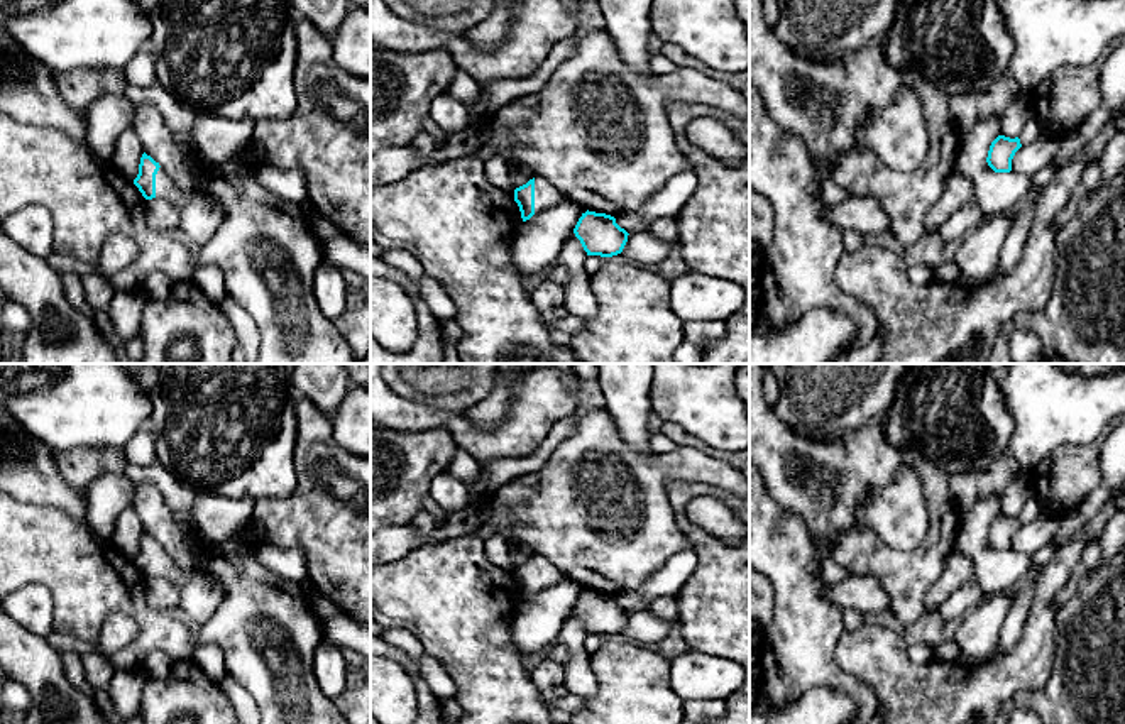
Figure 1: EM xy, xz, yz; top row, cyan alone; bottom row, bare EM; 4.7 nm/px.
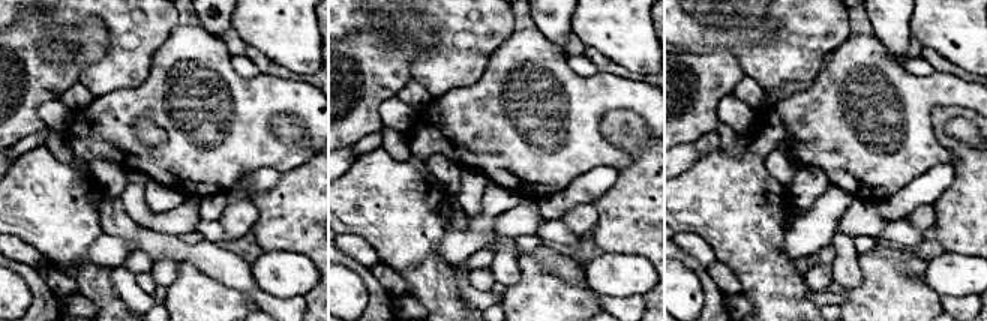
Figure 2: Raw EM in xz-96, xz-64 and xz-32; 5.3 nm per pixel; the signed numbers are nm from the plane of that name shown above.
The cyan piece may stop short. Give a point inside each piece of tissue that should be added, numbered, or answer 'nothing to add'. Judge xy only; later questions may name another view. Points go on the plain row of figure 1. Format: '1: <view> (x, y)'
1: xy (166, 569)

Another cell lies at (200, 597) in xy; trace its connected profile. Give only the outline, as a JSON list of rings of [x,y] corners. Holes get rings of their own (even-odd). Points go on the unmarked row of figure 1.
[[[193,572],[181,589],[179,614],[193,626],[206,624],[222,602],[220,582],[205,572]]]

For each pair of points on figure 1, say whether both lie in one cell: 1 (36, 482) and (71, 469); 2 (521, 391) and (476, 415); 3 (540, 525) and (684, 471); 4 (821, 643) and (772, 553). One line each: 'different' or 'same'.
1: different
2: different
3: same
4: same

